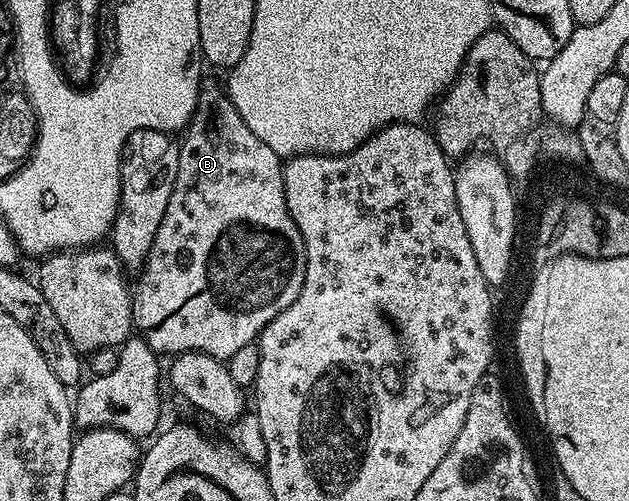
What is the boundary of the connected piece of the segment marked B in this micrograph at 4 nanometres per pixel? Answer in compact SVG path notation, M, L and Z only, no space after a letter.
M203 87L199 91L199 102L195 113L181 137L177 183L173 187L173 195L169 195L169 207L165 207L165 219L161 219L161 227L157 227L157 239L153 239L153 247L147 252L147 260L138 274L138 277L140 276L139 282L135 285L135 298L132 299L131 305L127 302L127 285L123 282L124 270L117 264L115 251L110 247L88 247L52 253L42 258L38 265L38 287L45 295L49 307L53 307L57 319L61 322L61 327L65 327L65 335L69 335L73 347L78 349L80 354L90 355L103 346L118 346L128 336L129 330L127 328L131 325L132 317L136 327L139 328L136 329L138 336L147 342L147 346L156 355L204 353L226 359L233 355L233 351L252 344L258 338L260 331L270 321L277 319L277 315L281 315L281 311L285 311L285 307L289 307L289 303L293 303L293 299L297 299L297 295L301 295L301 287L305 283L307 248L285 203L281 159L270 147L265 147L265 143L261 143L261 139L257 139L257 135L253 135L253 131L249 131L245 119L241 119L241 115L237 115L237 107L233 107L233 103L227 99L227 94L222 88L207 89L207 87Z

